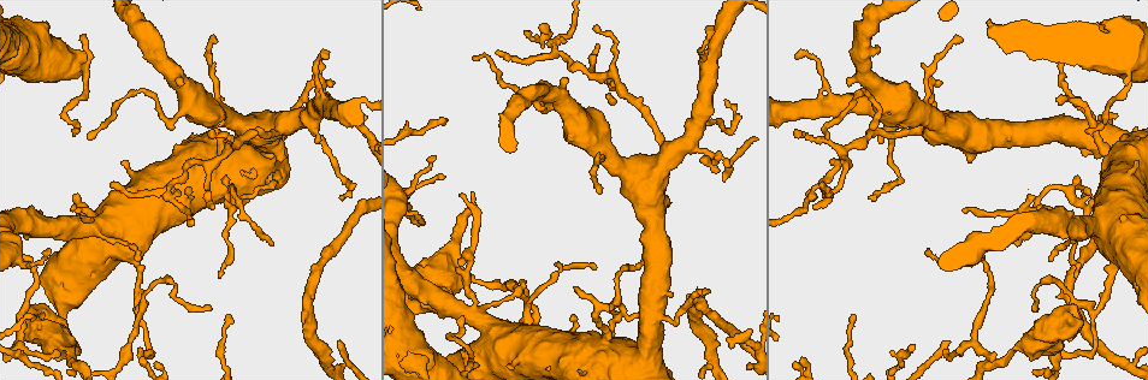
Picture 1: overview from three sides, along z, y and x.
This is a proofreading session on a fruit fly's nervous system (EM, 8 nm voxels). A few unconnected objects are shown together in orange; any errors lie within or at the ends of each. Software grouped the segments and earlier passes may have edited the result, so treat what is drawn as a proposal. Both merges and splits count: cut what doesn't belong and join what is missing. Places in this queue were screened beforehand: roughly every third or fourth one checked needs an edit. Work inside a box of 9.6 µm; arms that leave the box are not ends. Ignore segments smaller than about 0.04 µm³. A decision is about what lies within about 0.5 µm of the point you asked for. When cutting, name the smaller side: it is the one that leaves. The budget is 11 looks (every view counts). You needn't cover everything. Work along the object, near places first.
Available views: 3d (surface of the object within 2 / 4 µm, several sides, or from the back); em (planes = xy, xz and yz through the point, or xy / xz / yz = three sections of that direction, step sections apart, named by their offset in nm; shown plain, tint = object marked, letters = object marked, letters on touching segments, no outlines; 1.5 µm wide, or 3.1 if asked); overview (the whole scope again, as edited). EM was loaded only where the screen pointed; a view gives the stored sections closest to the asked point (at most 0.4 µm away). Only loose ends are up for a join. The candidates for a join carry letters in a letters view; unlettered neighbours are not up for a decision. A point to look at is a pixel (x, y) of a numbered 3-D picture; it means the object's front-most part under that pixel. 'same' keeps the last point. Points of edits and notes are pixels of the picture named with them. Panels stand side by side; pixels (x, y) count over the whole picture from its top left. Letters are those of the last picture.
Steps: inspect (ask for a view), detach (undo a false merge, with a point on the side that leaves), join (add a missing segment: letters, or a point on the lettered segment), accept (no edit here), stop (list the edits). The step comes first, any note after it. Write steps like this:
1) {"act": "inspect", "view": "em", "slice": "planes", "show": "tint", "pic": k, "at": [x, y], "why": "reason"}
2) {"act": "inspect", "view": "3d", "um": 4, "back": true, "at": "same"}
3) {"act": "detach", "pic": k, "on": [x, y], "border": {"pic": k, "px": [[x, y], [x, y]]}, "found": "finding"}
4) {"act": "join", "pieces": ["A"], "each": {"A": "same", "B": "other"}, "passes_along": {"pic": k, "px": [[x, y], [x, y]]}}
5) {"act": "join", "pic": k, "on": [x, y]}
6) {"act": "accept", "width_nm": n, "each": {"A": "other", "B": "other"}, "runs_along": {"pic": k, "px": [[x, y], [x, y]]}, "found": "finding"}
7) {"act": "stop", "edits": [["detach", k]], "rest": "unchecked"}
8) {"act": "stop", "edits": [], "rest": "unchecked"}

{"act": "inspect", "view": "em", "slice": "planes", "show": "letters", "pic": 1, "at": [948, 352], "why": "thin end"}

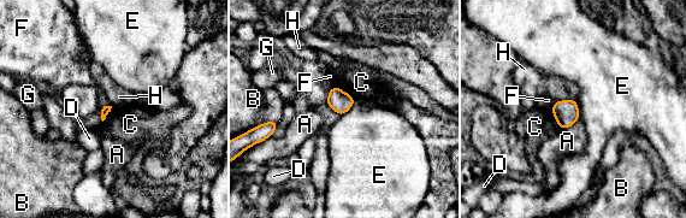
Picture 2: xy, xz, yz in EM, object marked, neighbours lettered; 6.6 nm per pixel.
{"act": "accept", "each": {"A": "other", "B": "other", "C": "other", "D": "other", "E": "other", "F": "other", "G": "other", "H": "other"}, "border": {"pic": 2, "px": [[356, 100], [339, 116]]}, "found": "no lettered segment goes on from it"}

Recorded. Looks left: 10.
{"act": "inspect", "view": "em", "slice": "yz", "step": 8, "show": "plain", "pic": 1, "at": [425, 272], "why": "closes a loop"}

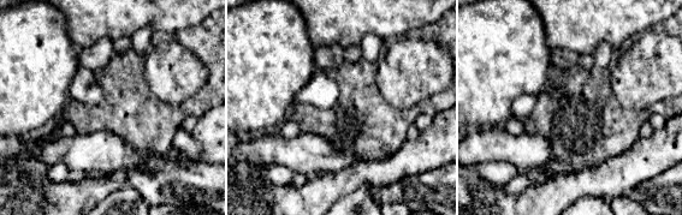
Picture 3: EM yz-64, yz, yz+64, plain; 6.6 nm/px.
{"act": "inspect", "view": "em", "slice": "yz", "step": 8, "show": "letters", "at": "same", "why": "what lies round it"}

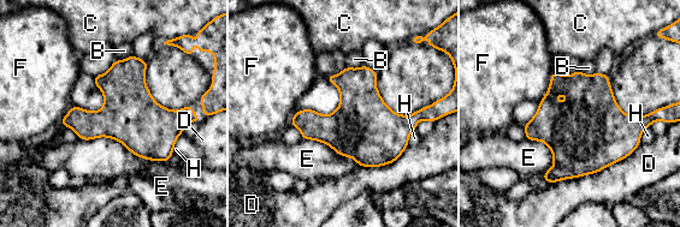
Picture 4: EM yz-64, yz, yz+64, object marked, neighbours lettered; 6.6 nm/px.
{"act": "accept", "each": {"B": "other", "C": "other", "D": "other", "E": "other", "F": "other", "H": "other"}, "border": {"pic": 4, "px": [[80, 138], [110, 137], [166, 162]]}, "found": "continuous, no second neuron"}

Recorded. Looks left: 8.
{"act": "inspect", "view": "3d", "um": 2, "pic": 1, "at": [210, 132], "why": "thin end"}

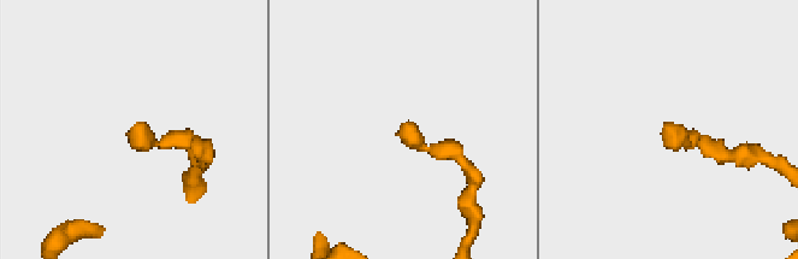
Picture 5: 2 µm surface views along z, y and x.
{"act": "inspect", "view": "em", "slice": "xz", "step": 4, "show": "letters", "pic": 5, "at": [666, 127]}

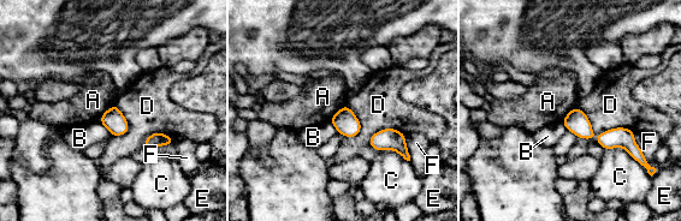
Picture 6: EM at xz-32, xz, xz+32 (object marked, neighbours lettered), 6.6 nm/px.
{"act": "inspect", "view": "em", "slice": "planes", "show": "letters", "at": "same"}

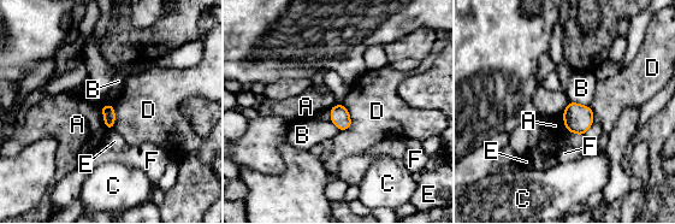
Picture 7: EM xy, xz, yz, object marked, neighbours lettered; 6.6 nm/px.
{"act": "accept", "each": {"A": "other", "B": "other", "C": "other", "D": "other", "E": "other", "F": "other"}, "found": "none of them fits"}

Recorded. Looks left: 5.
{"act": "inspect", "view": "em", "slice": "planes", "show": "letters", "pic": 1, "at": [496, 53], "why": "tapers out"}

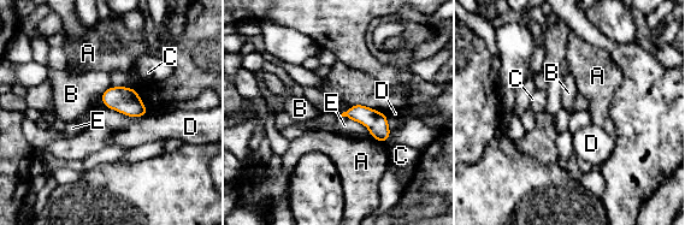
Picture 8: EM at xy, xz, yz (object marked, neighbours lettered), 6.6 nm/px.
{"act": "accept", "each": {"A": "other", "B": "other", "C": "other", "D": "other", "E": "other"}, "border": {"pic": 8, "px": [[111, 87], [101, 95]]}, "found": "no lettered segment goes on from it"}

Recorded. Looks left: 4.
{"act": "stop", "edits": [], "rest": "unchecked"}

